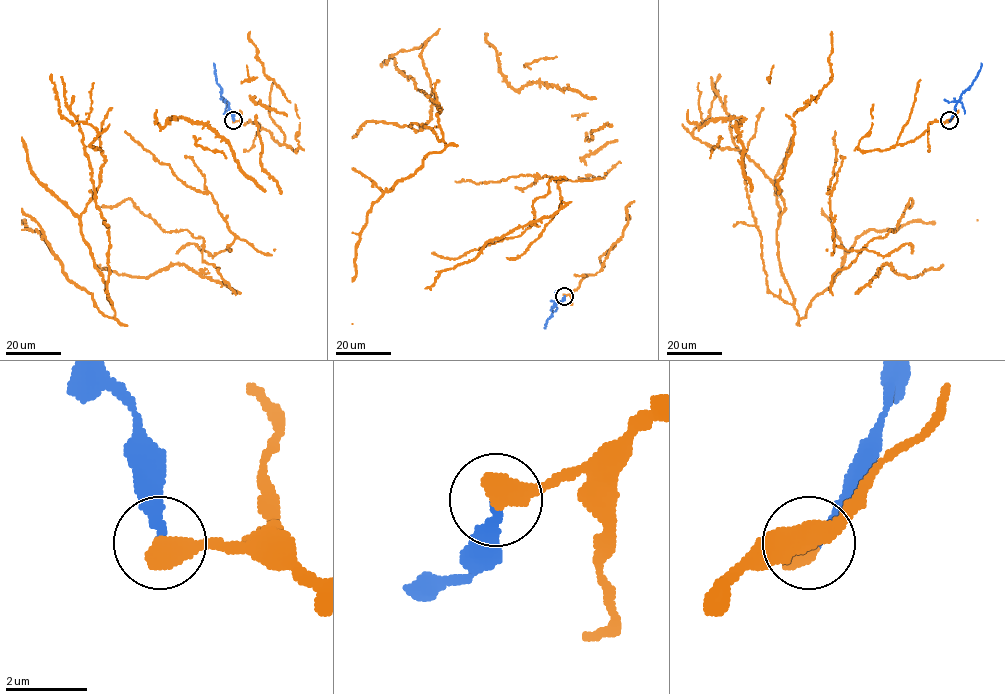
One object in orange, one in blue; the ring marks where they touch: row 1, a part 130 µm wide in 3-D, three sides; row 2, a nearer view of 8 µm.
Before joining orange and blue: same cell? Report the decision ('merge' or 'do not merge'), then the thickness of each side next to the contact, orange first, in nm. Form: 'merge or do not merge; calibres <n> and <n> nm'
do not merge; calibres 600 and 220 nm

